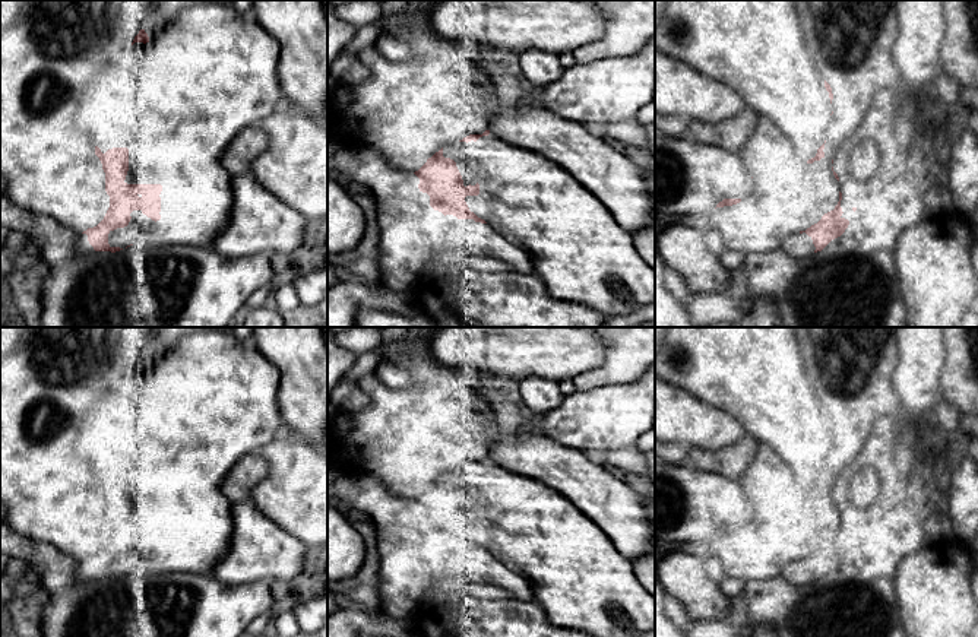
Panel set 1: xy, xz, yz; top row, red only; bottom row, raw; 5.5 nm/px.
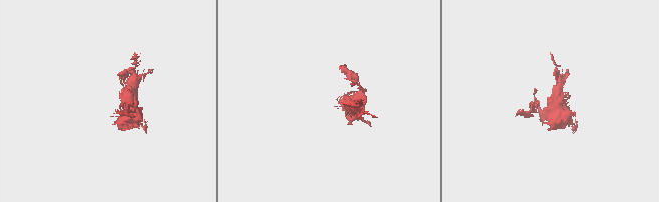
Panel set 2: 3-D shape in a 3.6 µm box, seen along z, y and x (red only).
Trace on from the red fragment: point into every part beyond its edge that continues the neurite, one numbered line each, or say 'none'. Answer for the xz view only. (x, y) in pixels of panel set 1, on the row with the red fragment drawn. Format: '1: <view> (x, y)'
1: xz (578, 249)

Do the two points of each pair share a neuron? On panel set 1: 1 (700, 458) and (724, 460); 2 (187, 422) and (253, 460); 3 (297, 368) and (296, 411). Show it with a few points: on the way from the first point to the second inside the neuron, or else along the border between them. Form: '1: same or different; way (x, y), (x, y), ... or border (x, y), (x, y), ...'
1: same; way (706, 460), (718, 460)
2: different; border (256, 452), (244, 455), (222, 481)
3: same; way (297, 379), (297, 401)

